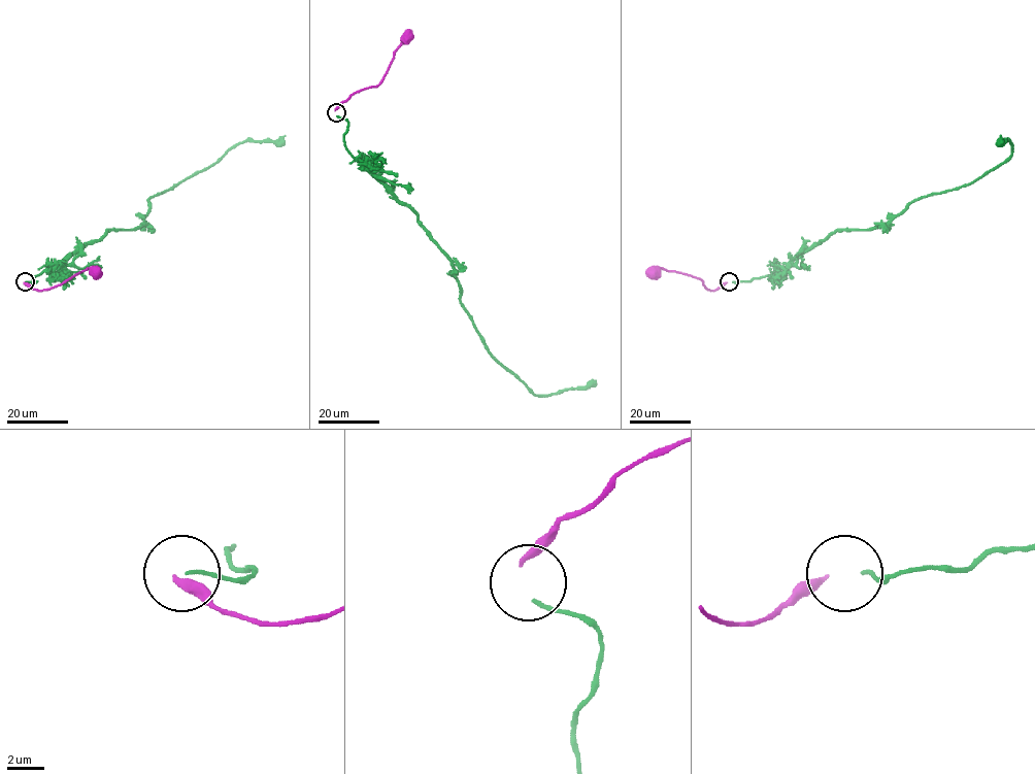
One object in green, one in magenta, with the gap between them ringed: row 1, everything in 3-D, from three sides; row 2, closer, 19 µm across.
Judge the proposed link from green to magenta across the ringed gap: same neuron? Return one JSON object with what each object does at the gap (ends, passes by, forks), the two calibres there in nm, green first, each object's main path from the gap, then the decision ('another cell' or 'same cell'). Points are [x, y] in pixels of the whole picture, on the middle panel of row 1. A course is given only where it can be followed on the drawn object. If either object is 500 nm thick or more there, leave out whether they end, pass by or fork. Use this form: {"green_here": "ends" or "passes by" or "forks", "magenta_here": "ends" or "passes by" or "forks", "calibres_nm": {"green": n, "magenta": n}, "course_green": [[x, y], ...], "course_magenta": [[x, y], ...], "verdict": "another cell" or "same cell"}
{"green_here": "ends", "magenta_here": "ends", "calibres_nm": {"green": 200, "magenta": 320}, "course_green": [[336, 115], [347, 122], [347, 152], [416, 214], [451, 262], [460, 300], [488, 351], [534, 395], [596, 383]], "course_magenta": [[335, 110], [355, 93], [376, 87], [394, 53], [410, 37], [408, 35]], "verdict": "same cell"}

